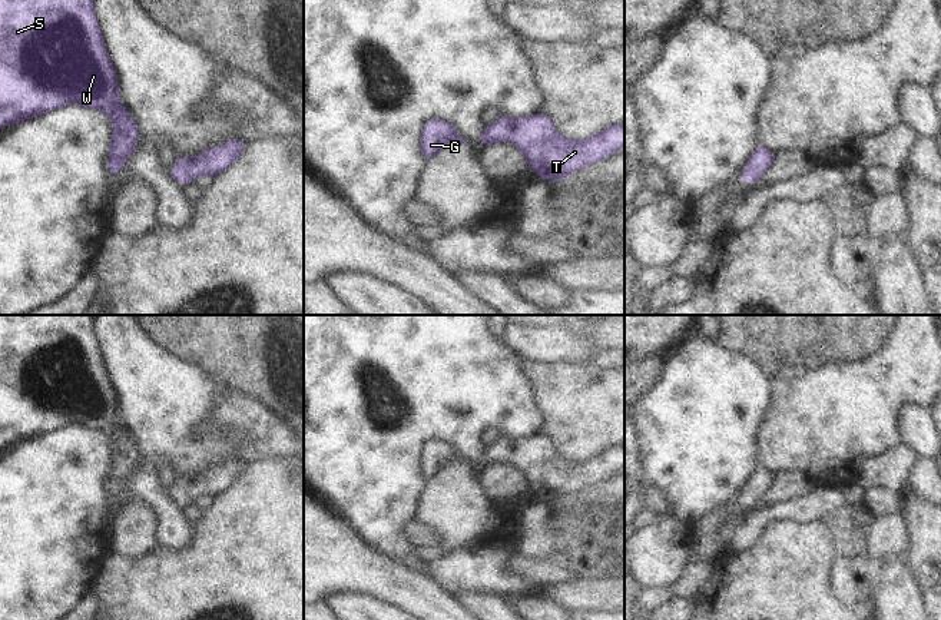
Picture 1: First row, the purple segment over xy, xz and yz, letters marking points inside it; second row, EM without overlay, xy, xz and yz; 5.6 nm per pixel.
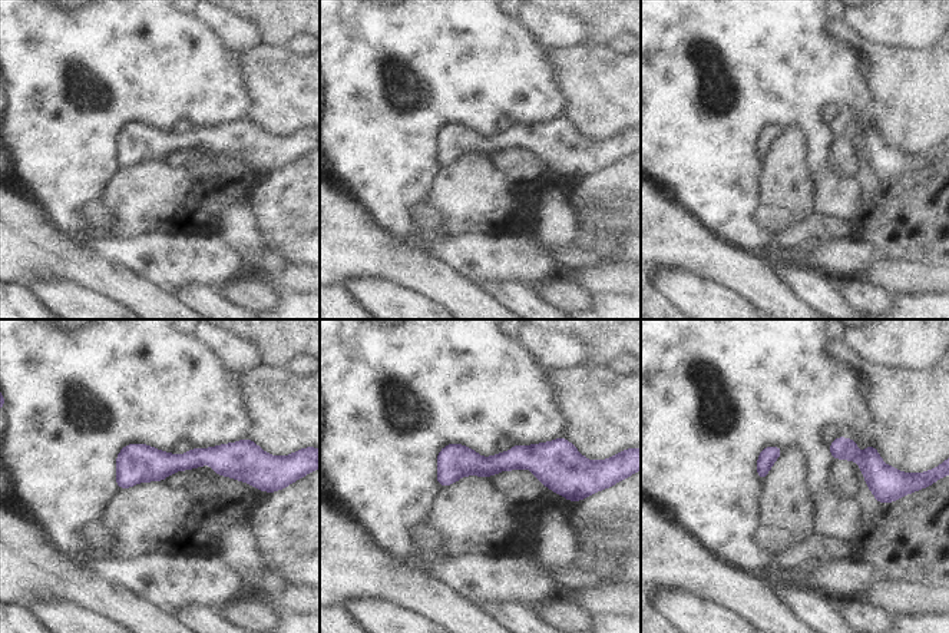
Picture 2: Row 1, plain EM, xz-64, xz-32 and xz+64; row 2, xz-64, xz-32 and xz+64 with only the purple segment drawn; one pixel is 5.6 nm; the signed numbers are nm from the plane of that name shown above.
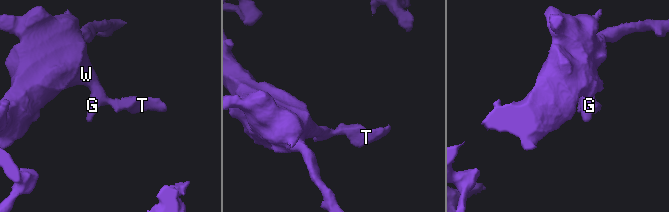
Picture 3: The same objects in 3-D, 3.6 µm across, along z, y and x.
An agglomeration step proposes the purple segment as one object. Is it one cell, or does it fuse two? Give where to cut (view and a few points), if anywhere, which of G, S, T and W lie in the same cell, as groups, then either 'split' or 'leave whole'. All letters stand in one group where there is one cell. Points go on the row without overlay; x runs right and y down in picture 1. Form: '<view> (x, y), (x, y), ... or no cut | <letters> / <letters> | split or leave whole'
no cut | G S T W | leave whole

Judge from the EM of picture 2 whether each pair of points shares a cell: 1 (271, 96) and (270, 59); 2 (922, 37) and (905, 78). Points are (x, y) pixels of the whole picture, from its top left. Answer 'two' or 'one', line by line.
1: one
2: two

